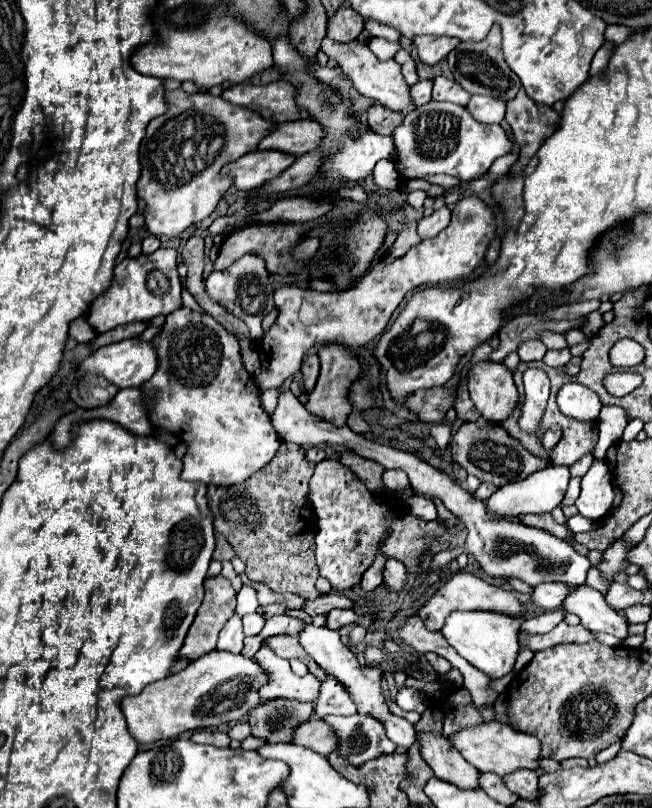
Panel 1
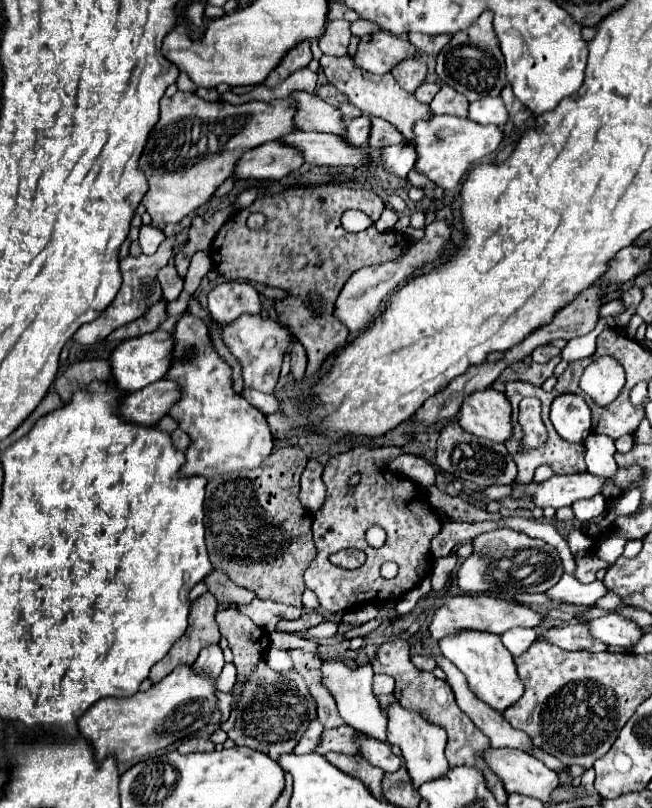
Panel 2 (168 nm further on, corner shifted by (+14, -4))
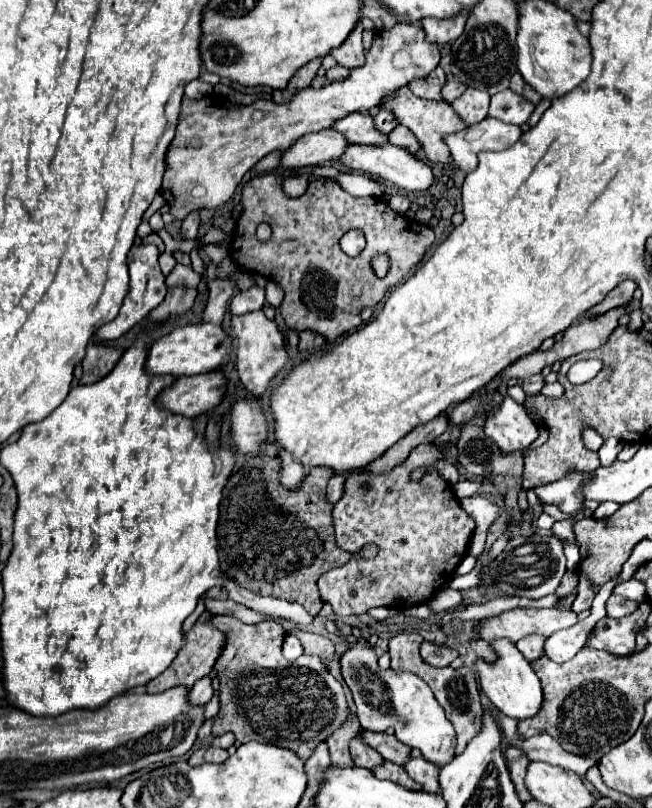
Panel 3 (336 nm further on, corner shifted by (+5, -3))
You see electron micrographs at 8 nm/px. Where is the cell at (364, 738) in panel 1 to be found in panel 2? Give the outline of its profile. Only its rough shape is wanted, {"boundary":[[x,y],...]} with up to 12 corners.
{"boundary":[[360,738],[360,756],[384,772],[404,764],[388,744]]}

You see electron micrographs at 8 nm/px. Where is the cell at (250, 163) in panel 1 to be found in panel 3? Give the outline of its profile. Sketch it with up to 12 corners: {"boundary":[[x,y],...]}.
{"boundary":[[327,129],[281,153],[285,169],[317,167],[343,155],[347,141]]}

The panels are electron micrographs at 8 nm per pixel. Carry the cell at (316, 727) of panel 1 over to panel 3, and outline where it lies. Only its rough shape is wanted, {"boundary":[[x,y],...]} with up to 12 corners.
{"boundary":[[363,731],[361,739],[385,761],[403,765],[409,747],[393,735]]}

